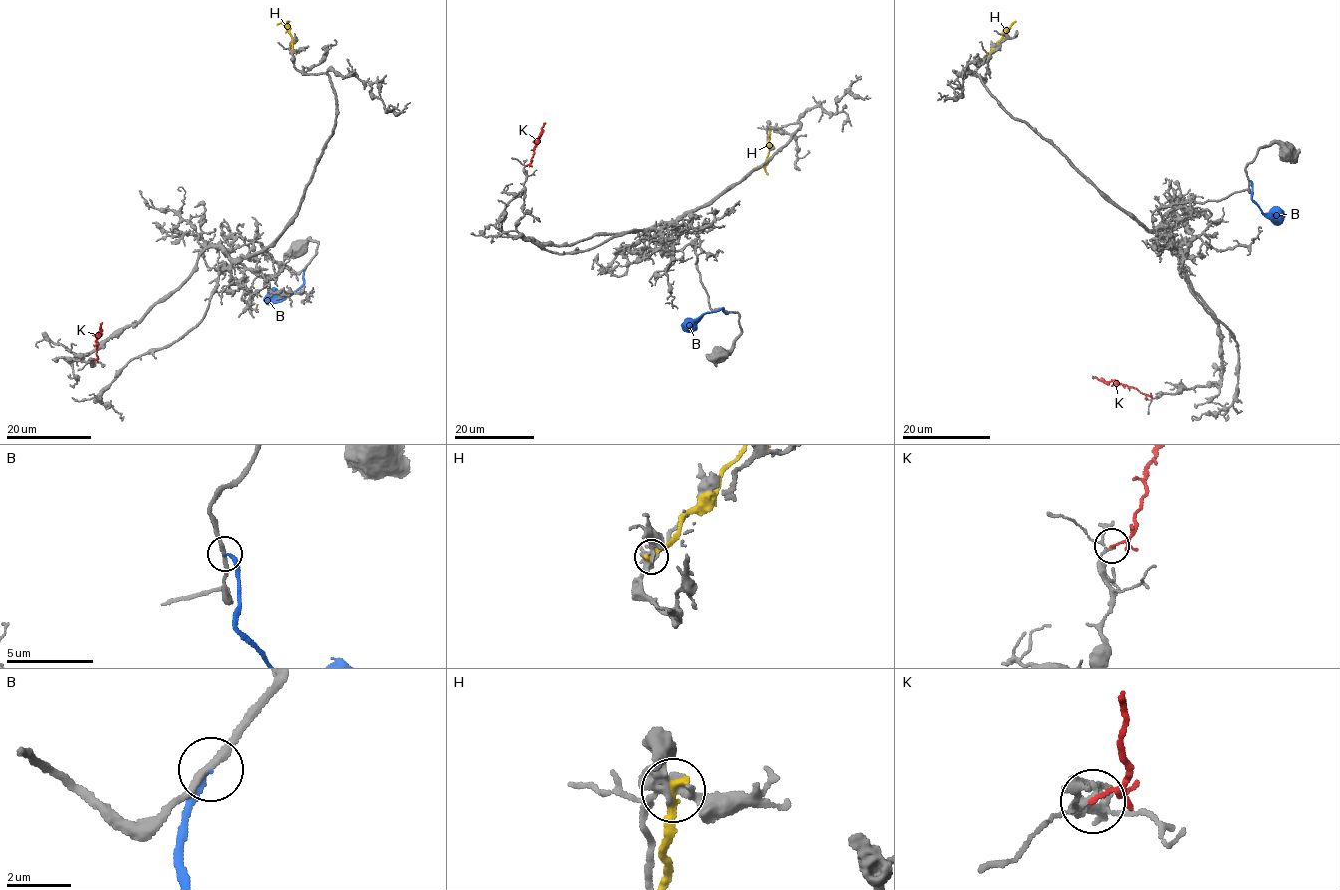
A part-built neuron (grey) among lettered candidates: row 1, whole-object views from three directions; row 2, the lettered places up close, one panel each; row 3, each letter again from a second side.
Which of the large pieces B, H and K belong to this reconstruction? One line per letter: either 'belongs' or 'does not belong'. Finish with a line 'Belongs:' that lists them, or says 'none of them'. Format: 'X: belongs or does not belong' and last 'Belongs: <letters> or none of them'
B: does not belong
H: does not belong
K: does not belong
Belongs: none of them

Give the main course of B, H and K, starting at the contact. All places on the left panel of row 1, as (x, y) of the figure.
B: (307, 265), (300, 287), (280, 298), (265, 296)
H: (293, 52), (289, 26), (286, 23), (289, 21)
K: (92, 360), (97, 358), (96, 336), (102, 323)

